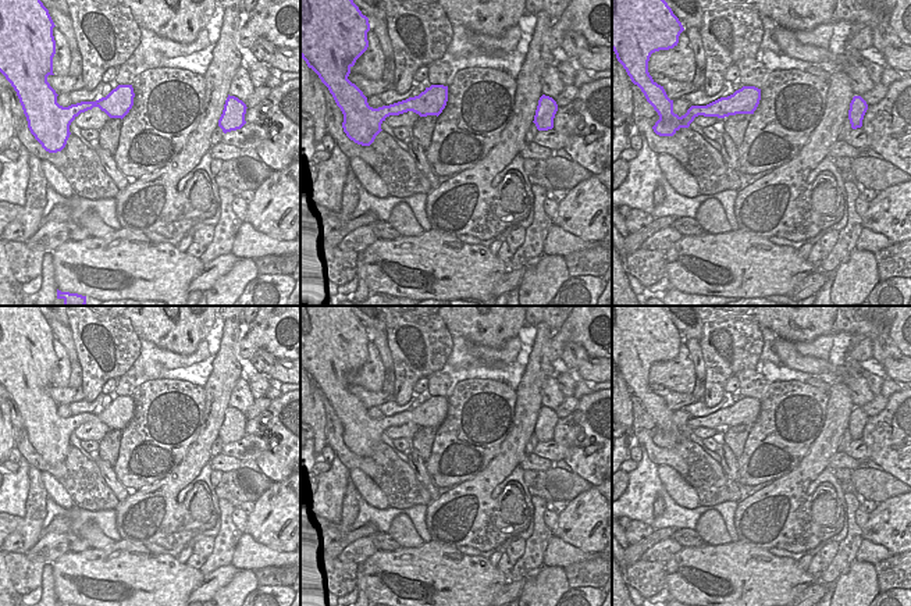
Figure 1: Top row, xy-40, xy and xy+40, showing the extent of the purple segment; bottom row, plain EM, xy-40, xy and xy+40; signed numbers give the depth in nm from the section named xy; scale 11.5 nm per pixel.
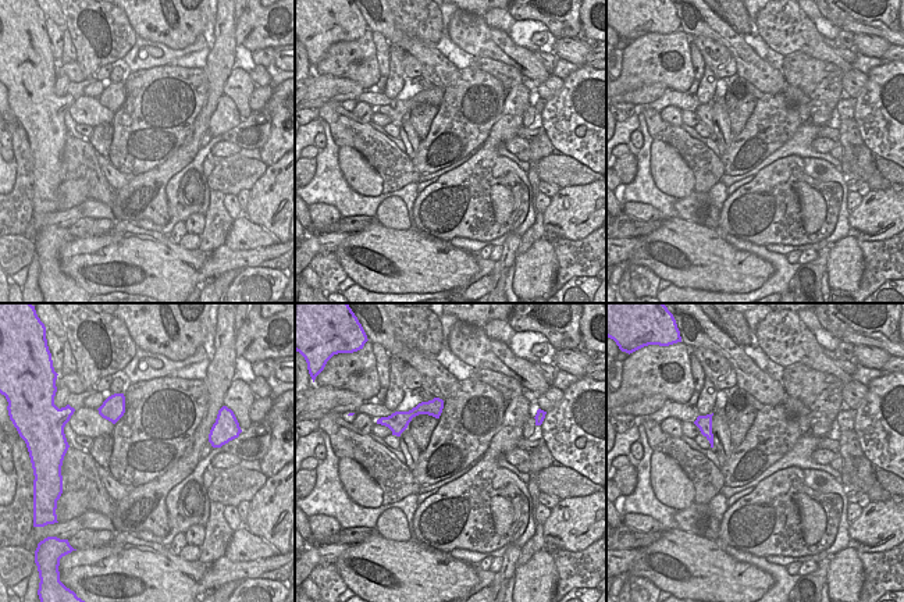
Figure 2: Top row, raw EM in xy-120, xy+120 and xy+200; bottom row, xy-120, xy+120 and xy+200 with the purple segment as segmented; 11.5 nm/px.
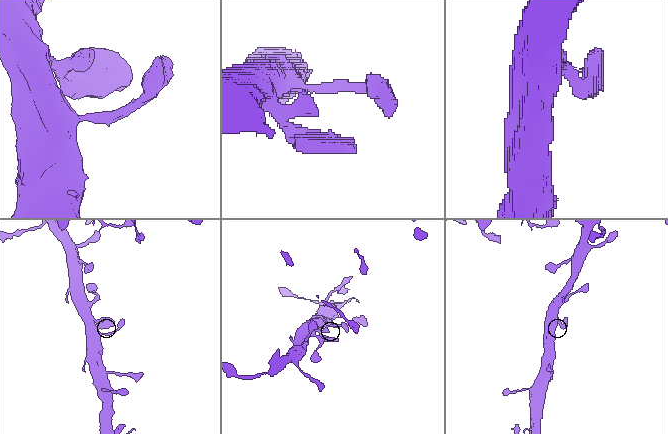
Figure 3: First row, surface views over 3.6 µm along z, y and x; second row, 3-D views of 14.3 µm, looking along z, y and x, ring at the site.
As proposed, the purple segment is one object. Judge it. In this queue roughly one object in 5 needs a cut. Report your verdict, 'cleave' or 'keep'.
keep

